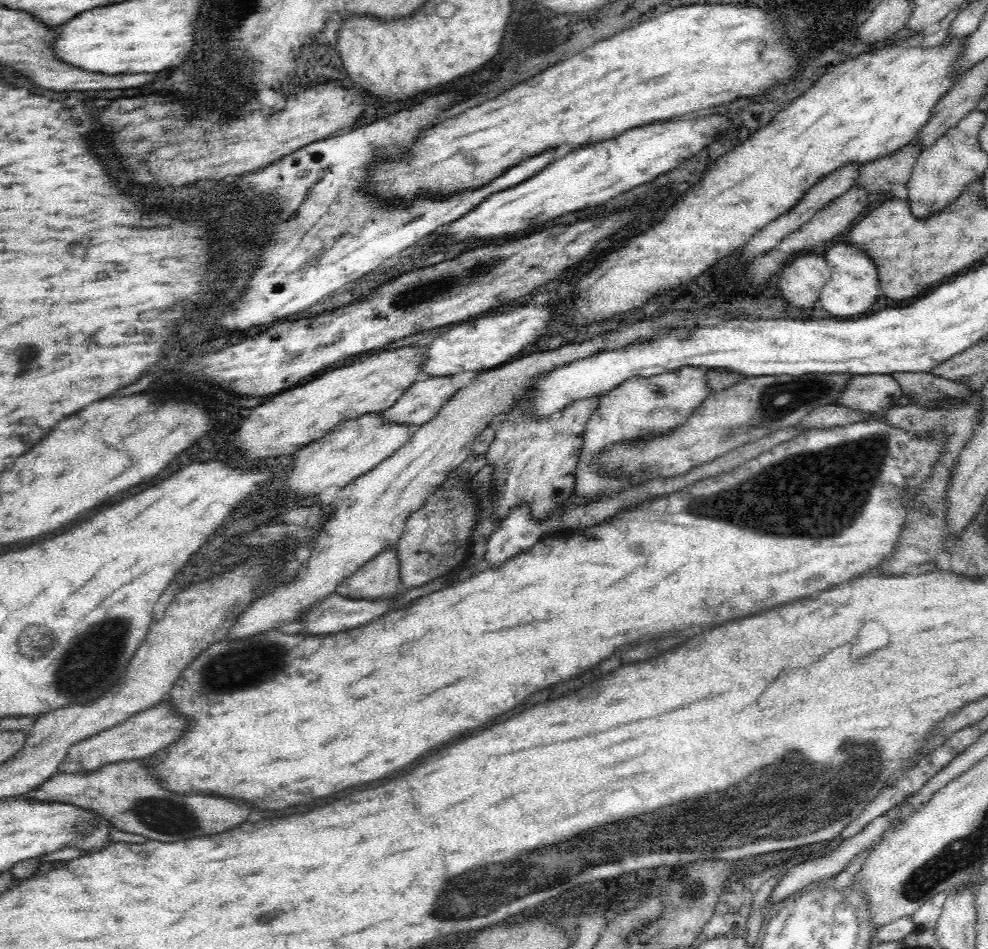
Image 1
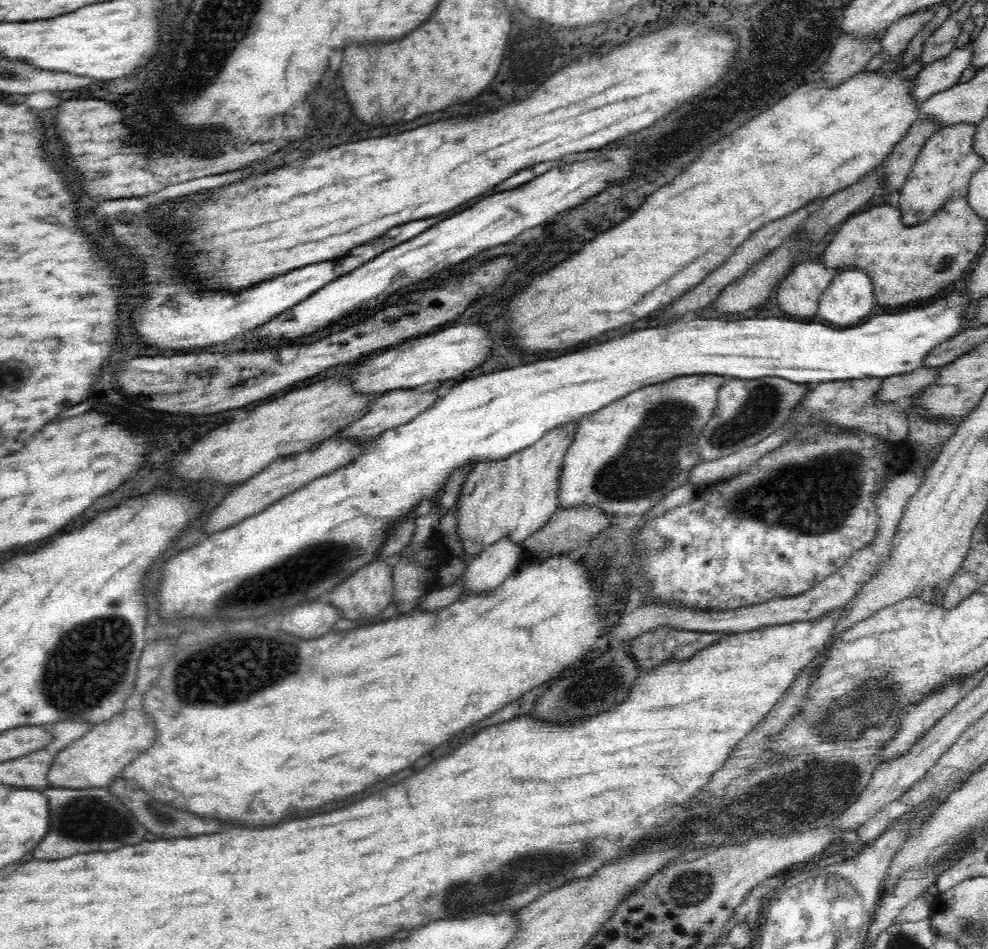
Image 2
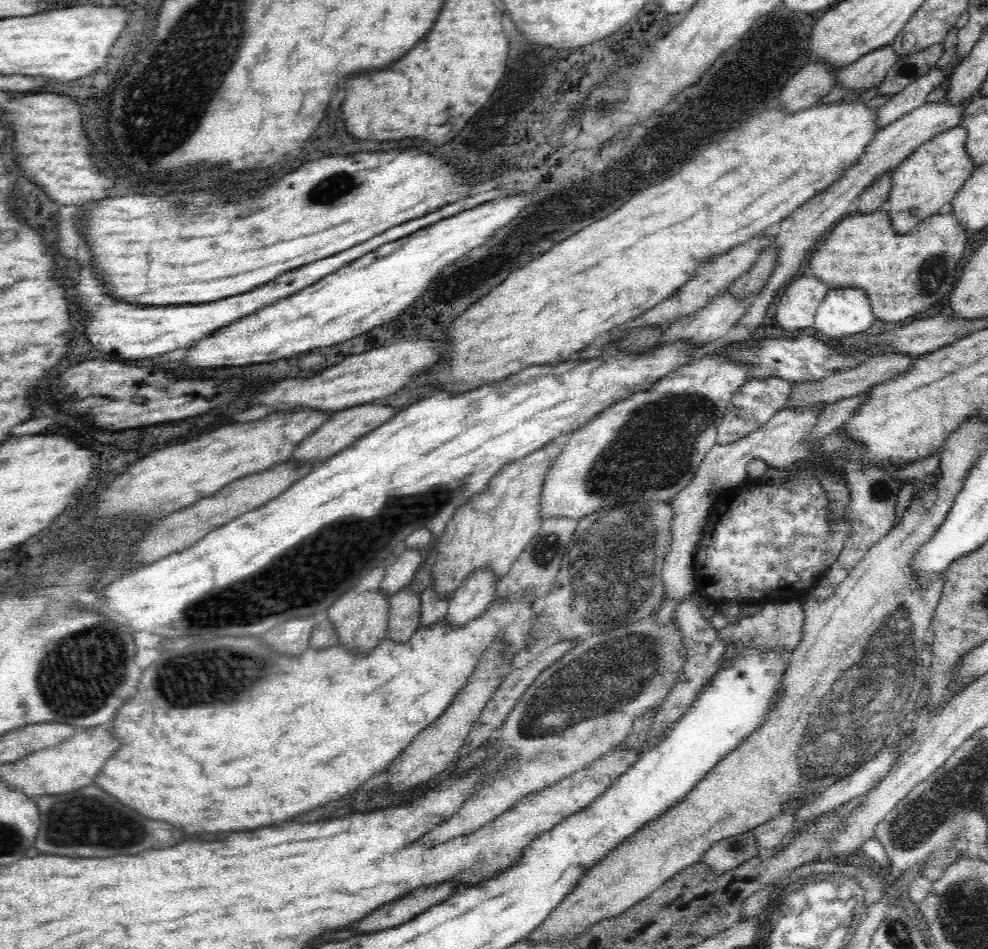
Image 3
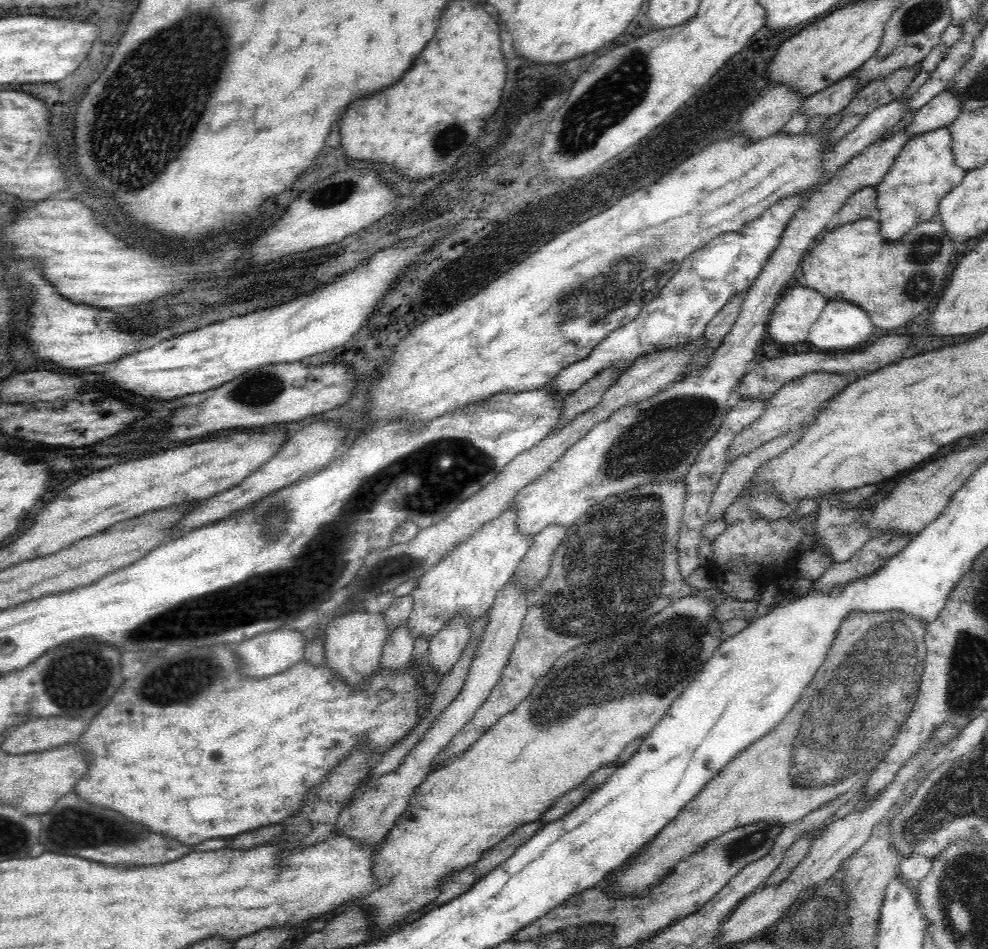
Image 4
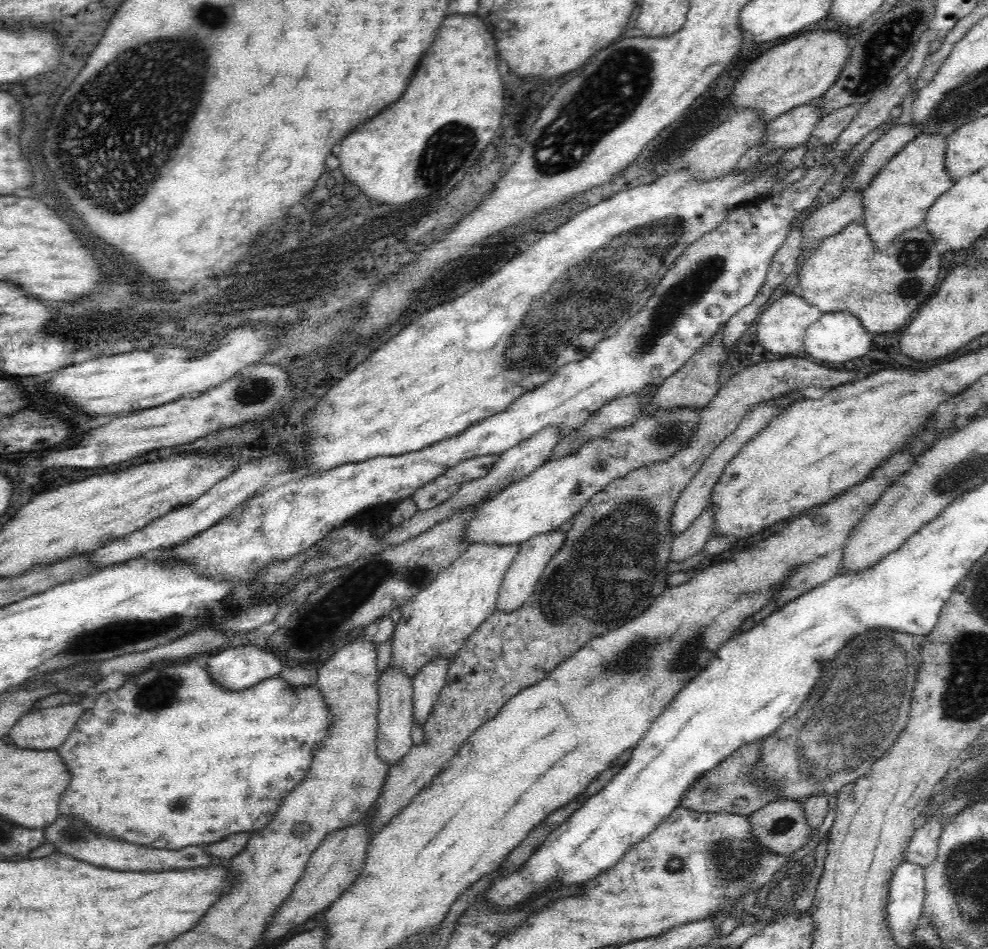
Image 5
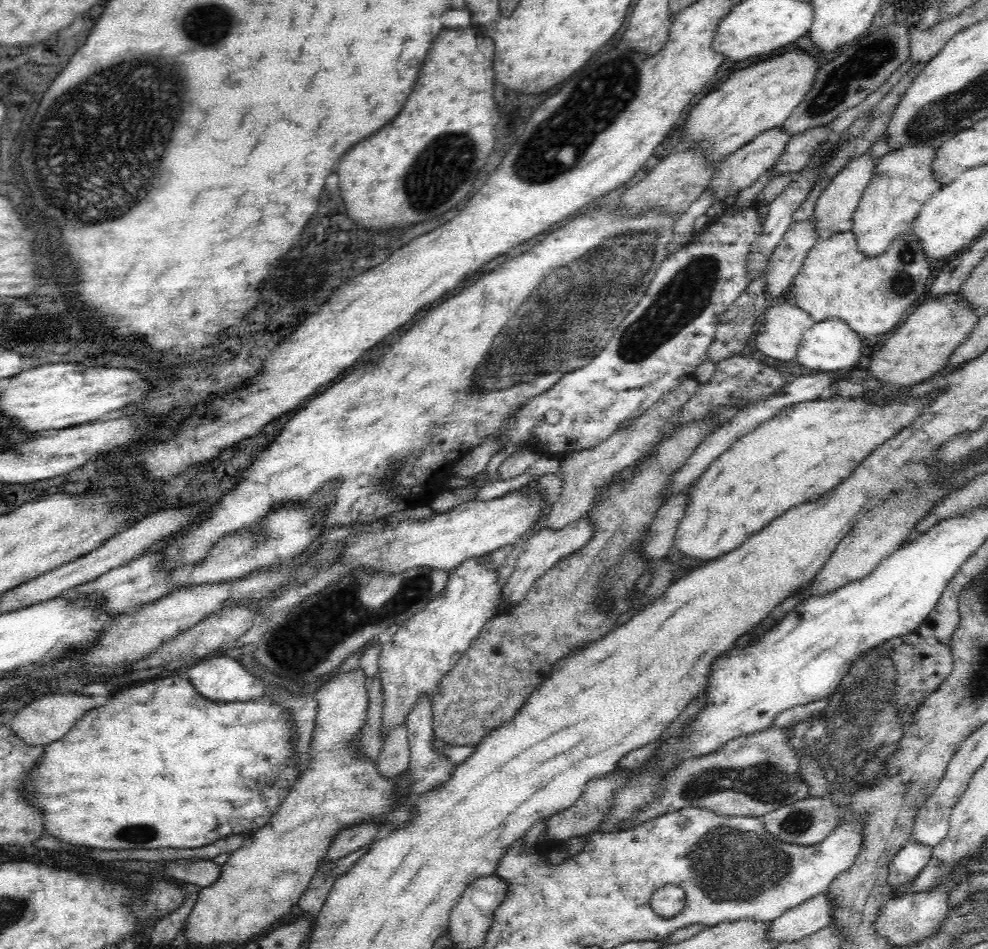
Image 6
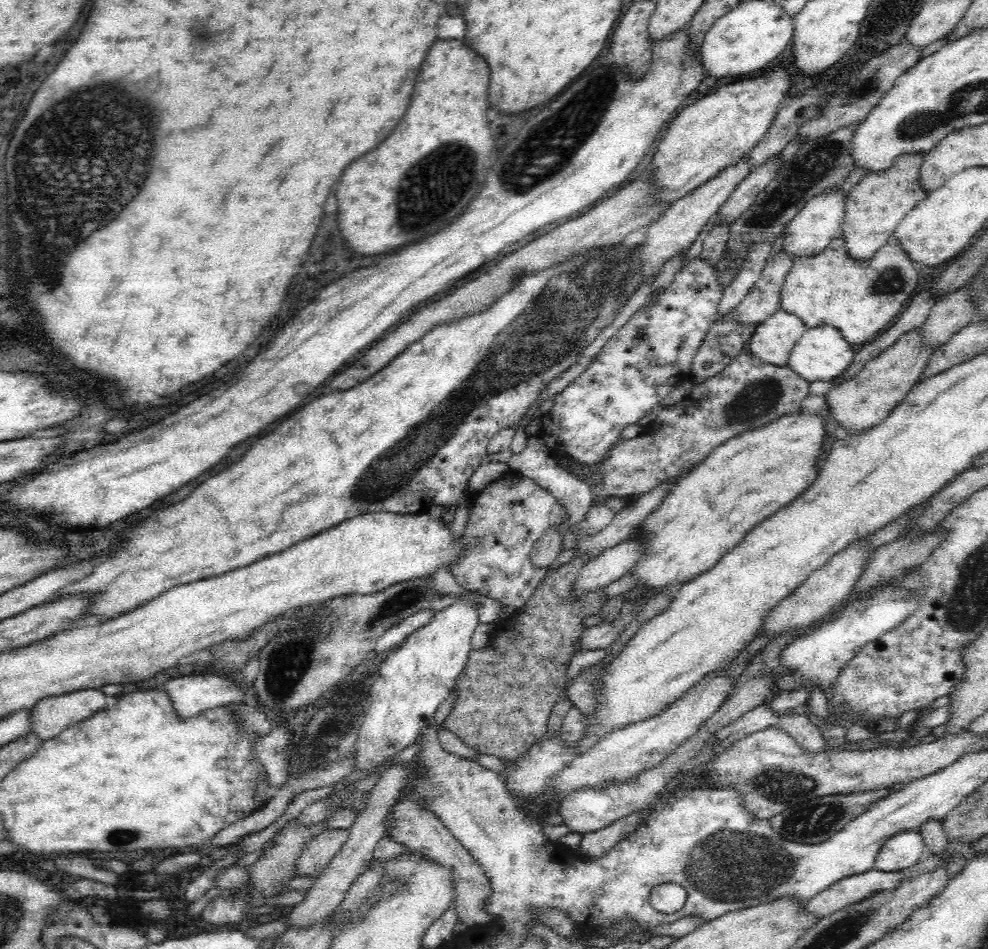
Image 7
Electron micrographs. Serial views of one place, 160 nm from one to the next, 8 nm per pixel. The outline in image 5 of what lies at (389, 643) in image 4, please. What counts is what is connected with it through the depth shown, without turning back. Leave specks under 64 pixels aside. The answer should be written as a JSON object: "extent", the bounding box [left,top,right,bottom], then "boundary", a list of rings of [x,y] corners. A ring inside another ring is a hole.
{"extent":[377,663,413,766],"boundary":[[[392,663],[382,672],[378,681],[378,695],[379,695],[379,711],[377,714],[377,755],[378,758],[388,763],[388,766],[394,765],[400,761],[400,758],[407,754],[408,750],[412,748],[412,739],[410,732],[413,725],[413,681],[412,677],[408,677],[400,667],[392,666]]]}

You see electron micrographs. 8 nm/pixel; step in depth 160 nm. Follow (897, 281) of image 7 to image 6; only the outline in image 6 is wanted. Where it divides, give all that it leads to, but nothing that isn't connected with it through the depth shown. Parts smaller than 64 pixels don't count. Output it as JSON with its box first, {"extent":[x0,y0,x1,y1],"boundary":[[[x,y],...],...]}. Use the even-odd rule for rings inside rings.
{"extent":[791,231,930,339],"boundary":[[[852,231],[833,233],[818,241],[816,246],[808,251],[798,276],[793,278],[794,284],[791,286],[794,296],[798,298],[796,304],[817,323],[828,318],[842,318],[862,339],[886,332],[890,334],[892,328],[896,328],[896,324],[902,320],[902,314],[926,292],[926,280],[930,280],[928,260],[924,258],[924,254],[920,254],[920,246],[916,246],[916,236],[911,231],[895,238],[888,250],[876,258],[864,258],[864,254],[856,248],[857,242]]]}

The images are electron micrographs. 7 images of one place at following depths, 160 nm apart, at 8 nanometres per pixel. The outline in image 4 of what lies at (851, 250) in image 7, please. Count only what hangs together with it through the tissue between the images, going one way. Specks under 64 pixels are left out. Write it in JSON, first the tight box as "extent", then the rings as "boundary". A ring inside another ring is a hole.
{"extent":[877,127,966,240],"boundary":[[[948,127],[915,135],[910,139],[893,166],[877,184],[877,208],[880,208],[880,234],[882,238],[896,240],[912,230],[918,222],[934,218],[940,201],[962,183],[966,171],[960,169],[952,153],[952,135]]]}

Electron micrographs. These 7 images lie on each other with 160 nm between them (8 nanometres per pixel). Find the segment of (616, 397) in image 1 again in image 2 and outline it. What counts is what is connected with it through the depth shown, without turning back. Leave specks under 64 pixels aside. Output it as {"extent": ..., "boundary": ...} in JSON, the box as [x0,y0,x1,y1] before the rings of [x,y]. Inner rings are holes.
{"extent":[557,374,726,519],"boundary":[[[711,374],[677,376],[634,390],[584,416],[578,422],[574,442],[563,458],[557,492],[560,508],[595,506],[616,517],[633,515],[638,519],[646,510],[658,504],[670,490],[687,484],[692,467],[696,465],[696,455],[692,453],[692,448],[696,450],[694,442],[711,420],[718,390],[726,380],[725,377]]]}

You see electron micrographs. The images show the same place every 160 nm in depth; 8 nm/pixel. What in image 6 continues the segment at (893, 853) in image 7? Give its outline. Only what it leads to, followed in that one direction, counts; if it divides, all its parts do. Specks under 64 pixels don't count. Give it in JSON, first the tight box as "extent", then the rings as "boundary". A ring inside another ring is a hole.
{"extent":[887,840,932,892],"boundary":[[[910,840],[893,856],[887,878],[891,892],[907,888],[929,863],[932,849],[932,847]]]}

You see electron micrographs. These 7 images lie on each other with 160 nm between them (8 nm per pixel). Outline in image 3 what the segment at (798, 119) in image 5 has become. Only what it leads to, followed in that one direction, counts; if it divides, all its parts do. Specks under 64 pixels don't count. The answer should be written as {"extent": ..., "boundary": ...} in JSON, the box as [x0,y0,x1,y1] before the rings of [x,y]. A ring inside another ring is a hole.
{"extent":[837,43,898,90],"boundary":[[[893,43],[864,54],[859,60],[844,67],[837,76],[837,85],[848,90],[865,90],[881,83],[887,72],[898,62]]]}

